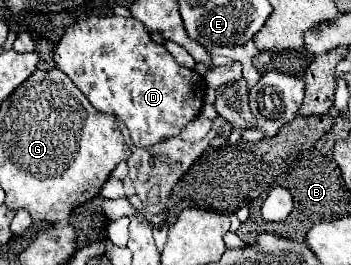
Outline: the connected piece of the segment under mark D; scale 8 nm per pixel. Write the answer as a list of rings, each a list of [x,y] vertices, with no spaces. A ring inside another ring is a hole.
[[[89,16],[75,22],[73,26],[67,26],[55,48],[53,60],[57,68],[63,70],[73,80],[73,84],[87,96],[97,112],[111,114],[129,128],[131,140],[139,148],[149,148],[161,142],[161,138],[179,136],[185,124],[191,122],[203,106],[203,94],[207,88],[205,80],[195,70],[179,66],[161,44],[155,44],[149,38],[145,26],[135,18]]]

